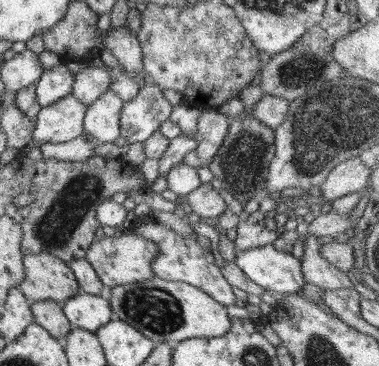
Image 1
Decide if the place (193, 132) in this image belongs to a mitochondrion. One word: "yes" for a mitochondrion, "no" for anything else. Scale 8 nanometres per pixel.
no

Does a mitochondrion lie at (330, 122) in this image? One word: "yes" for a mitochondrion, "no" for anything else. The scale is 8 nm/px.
yes

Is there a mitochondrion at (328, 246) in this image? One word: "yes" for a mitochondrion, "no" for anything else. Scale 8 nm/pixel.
no

